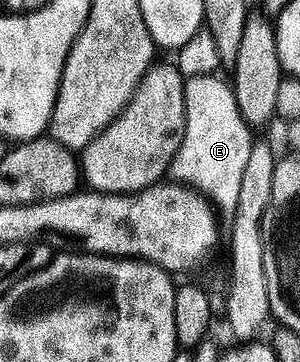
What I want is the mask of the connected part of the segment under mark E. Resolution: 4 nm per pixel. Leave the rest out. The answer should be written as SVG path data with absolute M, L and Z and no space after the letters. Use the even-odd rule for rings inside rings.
M214 74L212 76L190 76L186 79L187 126L179 154L173 159L171 176L176 183L201 193L206 200L215 205L216 211L222 217L233 218L239 206L243 174L246 173L248 164L251 129L239 110L239 102L233 93L232 83L228 79L220 80L219 77L220 75Z

